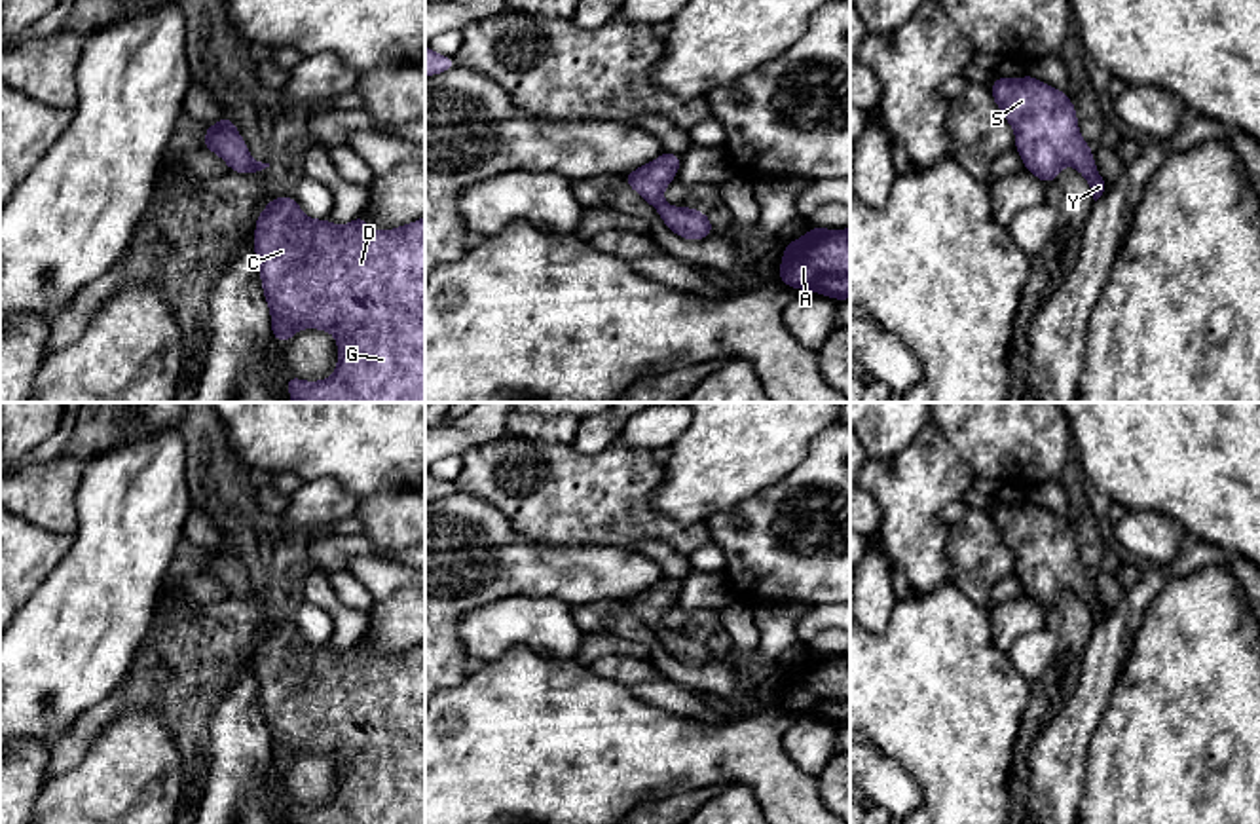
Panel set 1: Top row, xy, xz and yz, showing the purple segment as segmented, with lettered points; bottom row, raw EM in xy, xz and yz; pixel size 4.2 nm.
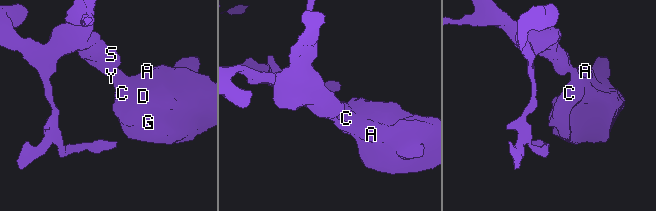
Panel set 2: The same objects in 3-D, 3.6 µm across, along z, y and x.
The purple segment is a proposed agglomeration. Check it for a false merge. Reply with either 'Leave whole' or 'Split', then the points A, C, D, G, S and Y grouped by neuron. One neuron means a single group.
Leave whole. Groups: A C D G S Y

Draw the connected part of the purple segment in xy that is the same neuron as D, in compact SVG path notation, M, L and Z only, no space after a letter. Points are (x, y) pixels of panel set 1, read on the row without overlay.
M277 621L258 640L252 670L273 763L287 769L300 754L321 754L338 767L336 797L321 807L287 801L290 824L425 824L425 642L387 657L372 655L364 640L334 651L306 642L294 621Z

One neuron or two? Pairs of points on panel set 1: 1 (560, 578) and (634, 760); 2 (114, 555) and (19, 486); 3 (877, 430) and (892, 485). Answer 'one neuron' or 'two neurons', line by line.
1: two neurons
2: two neurons
3: two neurons

